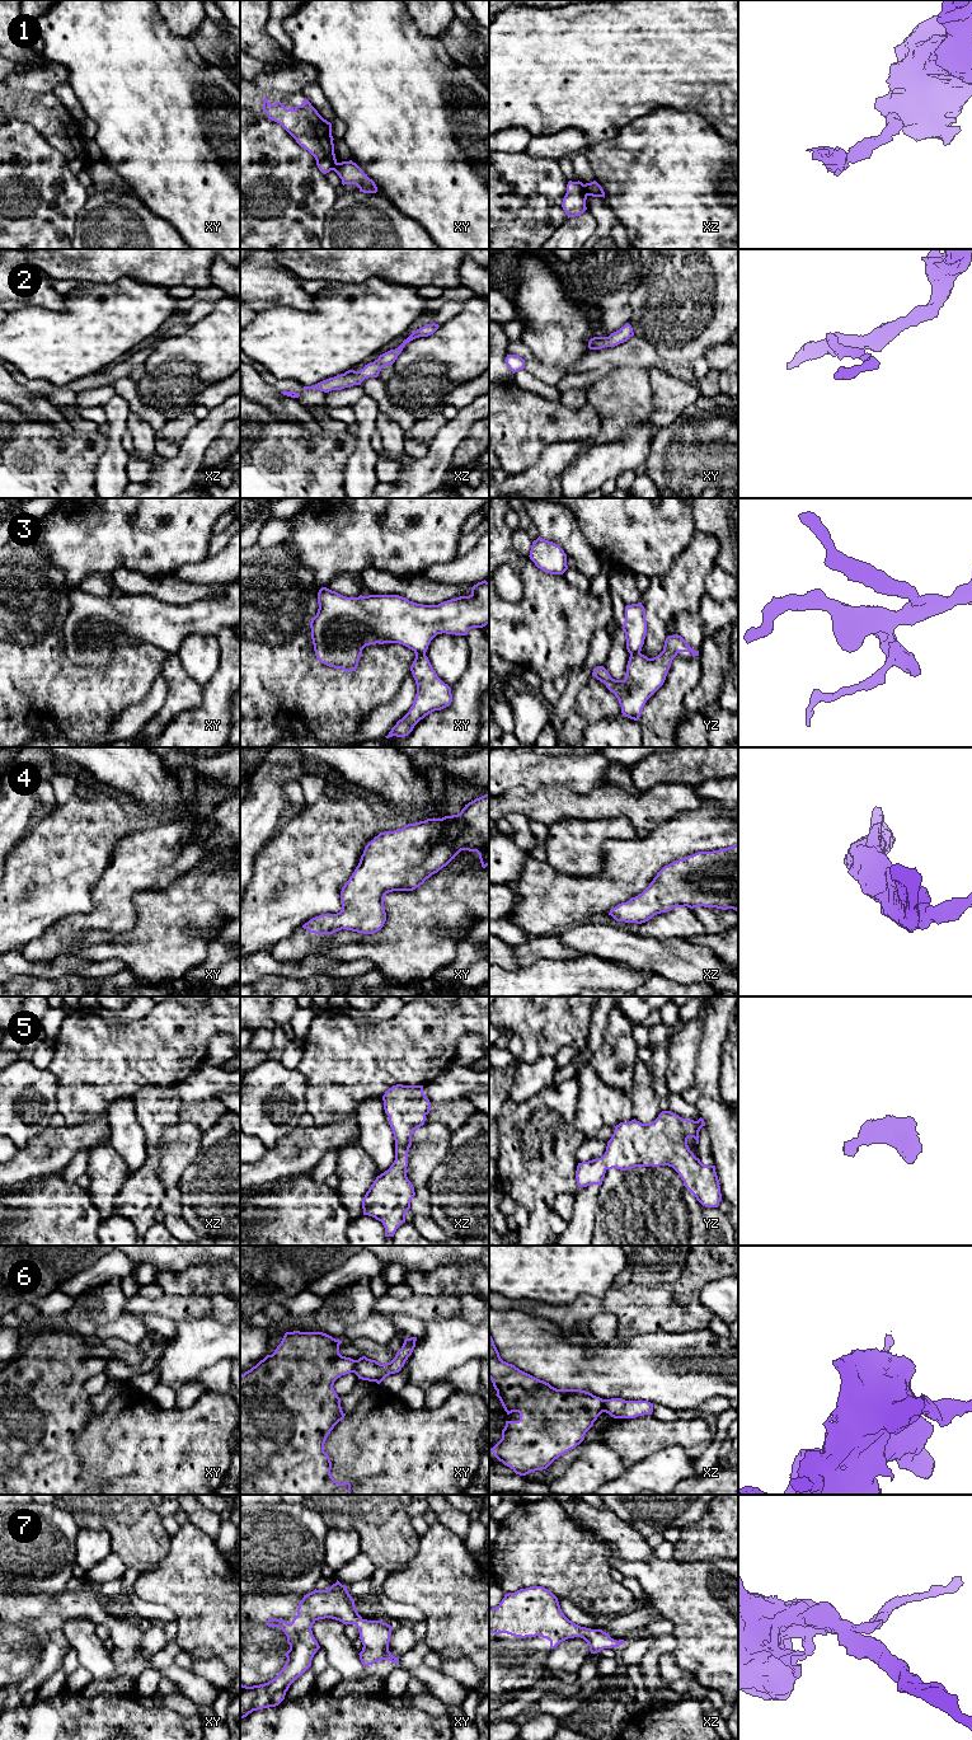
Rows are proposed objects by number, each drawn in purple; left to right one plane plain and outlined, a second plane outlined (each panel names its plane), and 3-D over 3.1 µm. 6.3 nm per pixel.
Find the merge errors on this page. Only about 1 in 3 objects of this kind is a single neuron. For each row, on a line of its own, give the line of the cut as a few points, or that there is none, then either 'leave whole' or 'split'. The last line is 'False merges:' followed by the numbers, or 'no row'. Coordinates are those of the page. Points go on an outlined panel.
1: cut in xz along (583, 184), (586, 196); split
2: no cut; leave whole
3: cut in xy along (416, 653), (425, 655); split
4: cut in xy along (441, 825), (426, 849); split
5: no cut; leave whole
6: cut in xy along (356, 1360), (352, 1372); split
7: no cut; leave whole
False merges: 1, 3, 4, 6

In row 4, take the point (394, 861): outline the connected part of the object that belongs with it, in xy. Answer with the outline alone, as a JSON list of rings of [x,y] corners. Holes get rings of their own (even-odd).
[[[489,793],[465,805],[457,815],[427,819],[394,831],[380,833],[365,846],[358,866],[342,887],[342,910],[315,916],[302,928],[315,934],[333,934],[342,929],[363,934],[376,933],[386,921],[386,894],[415,890],[461,850],[476,852],[482,867],[489,866]]]

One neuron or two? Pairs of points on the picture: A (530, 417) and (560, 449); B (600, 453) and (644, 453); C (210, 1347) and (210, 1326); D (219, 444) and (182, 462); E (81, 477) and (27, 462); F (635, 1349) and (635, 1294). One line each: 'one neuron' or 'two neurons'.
A: two neurons
B: one neuron
C: one neuron
D: two neurons
E: one neuron
F: two neurons

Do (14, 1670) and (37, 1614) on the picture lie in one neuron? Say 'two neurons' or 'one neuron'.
one neuron

